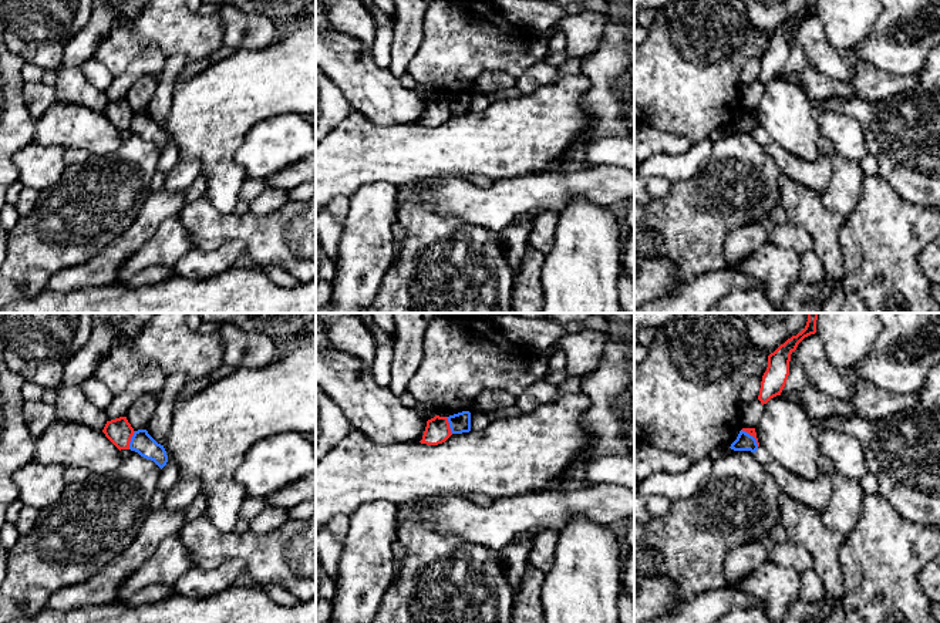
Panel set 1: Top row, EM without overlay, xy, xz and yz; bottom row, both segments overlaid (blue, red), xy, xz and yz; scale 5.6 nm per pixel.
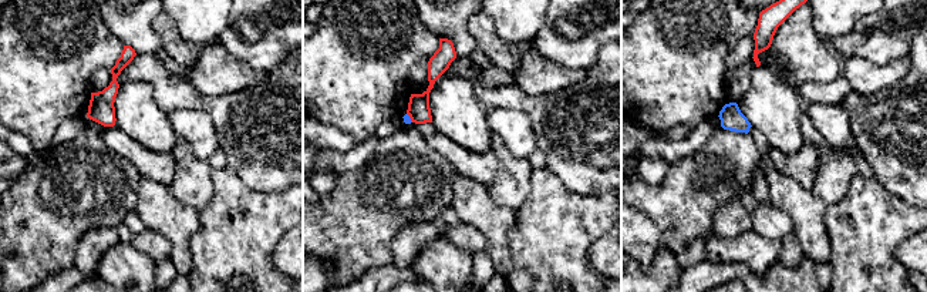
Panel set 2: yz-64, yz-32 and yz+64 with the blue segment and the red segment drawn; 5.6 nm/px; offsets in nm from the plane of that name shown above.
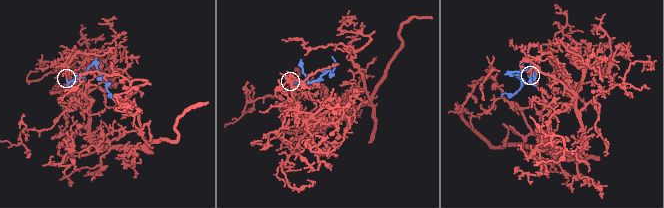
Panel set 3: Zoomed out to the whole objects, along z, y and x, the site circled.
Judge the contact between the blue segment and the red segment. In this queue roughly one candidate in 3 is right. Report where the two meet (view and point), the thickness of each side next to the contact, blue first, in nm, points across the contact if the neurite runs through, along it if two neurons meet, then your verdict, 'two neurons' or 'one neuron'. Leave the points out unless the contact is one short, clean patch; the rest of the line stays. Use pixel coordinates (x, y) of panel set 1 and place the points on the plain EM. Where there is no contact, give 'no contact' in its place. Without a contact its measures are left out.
xy (131, 121) | 120/150 nm | along xy (135, 113), (128, 130) | two neurons

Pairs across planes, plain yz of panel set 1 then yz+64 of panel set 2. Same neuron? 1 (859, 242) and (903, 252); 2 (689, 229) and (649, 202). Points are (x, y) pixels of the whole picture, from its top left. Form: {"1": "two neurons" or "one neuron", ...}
{"1": "two neurons", "2": "one neuron"}

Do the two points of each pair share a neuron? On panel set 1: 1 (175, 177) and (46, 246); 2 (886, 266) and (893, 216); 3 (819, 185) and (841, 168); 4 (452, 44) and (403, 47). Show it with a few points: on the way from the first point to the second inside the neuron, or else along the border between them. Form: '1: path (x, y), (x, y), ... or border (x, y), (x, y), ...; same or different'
1: border (161, 151), (155, 169); different
2: path (886, 253), (886, 229); same
3: border (822, 152), (831, 164), (831, 178), (821, 195); different
4: border (424, 14), (424, 37), (406, 73); different

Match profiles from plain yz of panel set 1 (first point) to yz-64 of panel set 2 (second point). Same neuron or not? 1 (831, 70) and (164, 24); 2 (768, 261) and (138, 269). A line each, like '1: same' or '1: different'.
1: same
2: same

